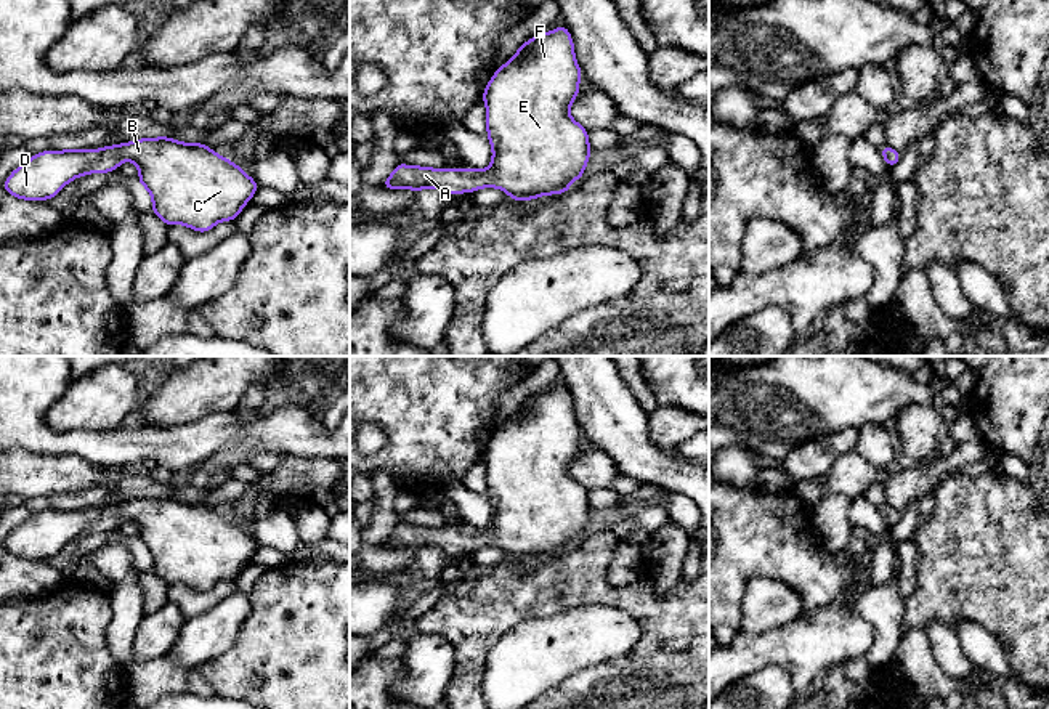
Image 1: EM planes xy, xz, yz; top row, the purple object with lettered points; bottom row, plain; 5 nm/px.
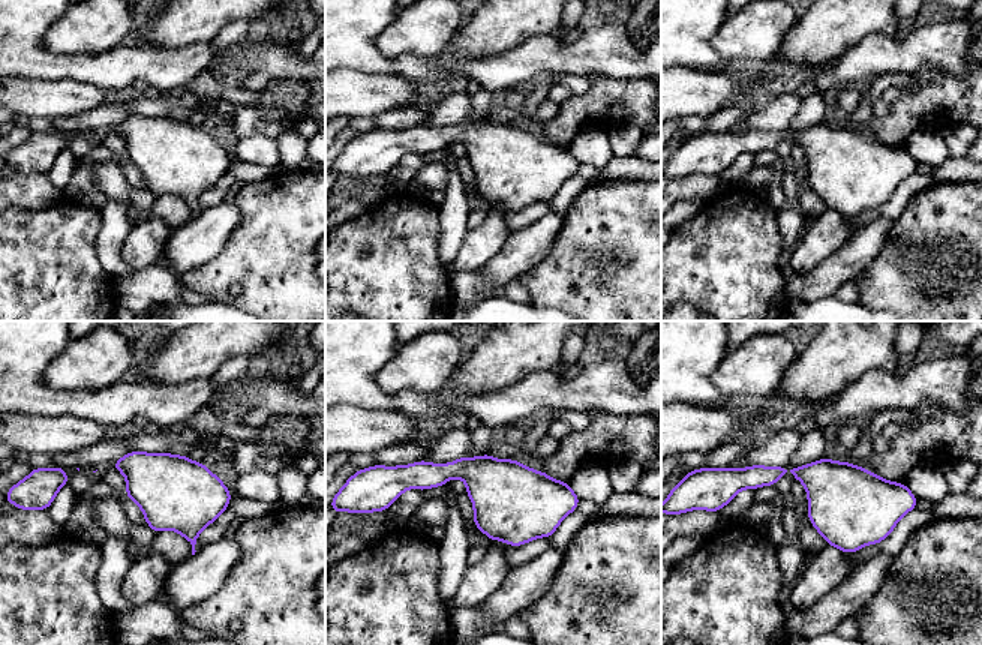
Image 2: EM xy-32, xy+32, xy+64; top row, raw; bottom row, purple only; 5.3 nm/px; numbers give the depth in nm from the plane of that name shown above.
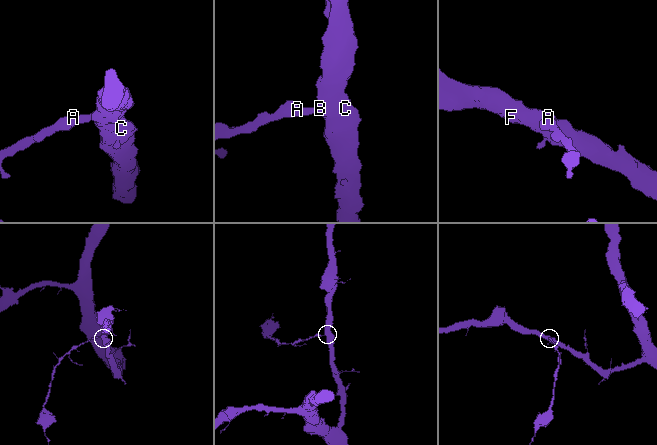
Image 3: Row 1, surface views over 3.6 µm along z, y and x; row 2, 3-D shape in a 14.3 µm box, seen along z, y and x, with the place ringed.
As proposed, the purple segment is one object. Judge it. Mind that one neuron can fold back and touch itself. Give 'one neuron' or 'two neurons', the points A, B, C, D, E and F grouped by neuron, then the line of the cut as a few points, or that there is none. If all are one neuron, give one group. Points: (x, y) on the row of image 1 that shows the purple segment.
one neuron | A B C D E F | no cut

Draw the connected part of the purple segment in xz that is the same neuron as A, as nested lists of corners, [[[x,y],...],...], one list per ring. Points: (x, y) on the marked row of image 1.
[[[565,24],[552,32],[539,32],[528,38],[518,51],[488,82],[481,99],[486,104],[486,136],[492,160],[484,170],[430,168],[398,162],[391,175],[380,184],[385,189],[422,191],[436,188],[448,194],[475,192],[497,188],[512,201],[533,201],[541,196],[571,189],[574,180],[584,180],[589,164],[589,132],[569,115],[571,103],[581,95],[582,71],[576,61],[573,37]]]

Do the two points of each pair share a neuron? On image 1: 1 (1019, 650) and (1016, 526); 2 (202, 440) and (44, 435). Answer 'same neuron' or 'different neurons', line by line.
1: same neuron
2: same neuron

